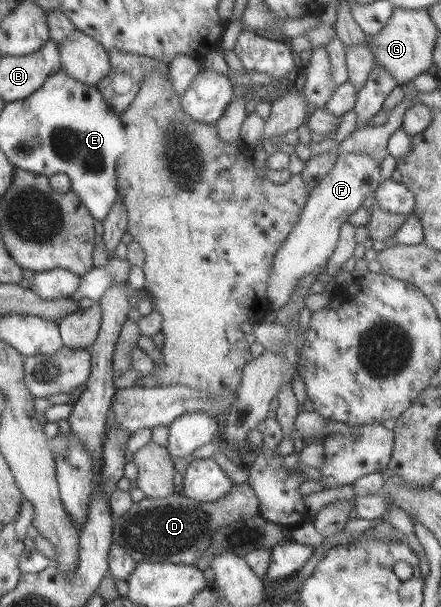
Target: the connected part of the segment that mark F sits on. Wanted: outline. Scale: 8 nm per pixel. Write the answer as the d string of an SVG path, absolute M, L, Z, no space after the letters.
M364 153L338 154L334 168L310 191L299 221L275 254L266 292L272 311L276 312L288 303L301 278L326 267L337 247L342 224L348 221L348 217L362 206L366 196L373 194L383 181L378 163L372 157Z

